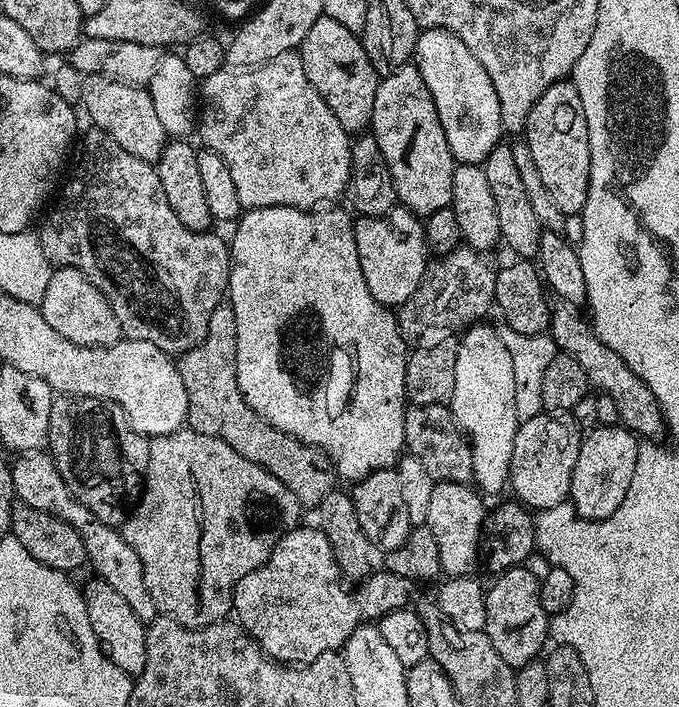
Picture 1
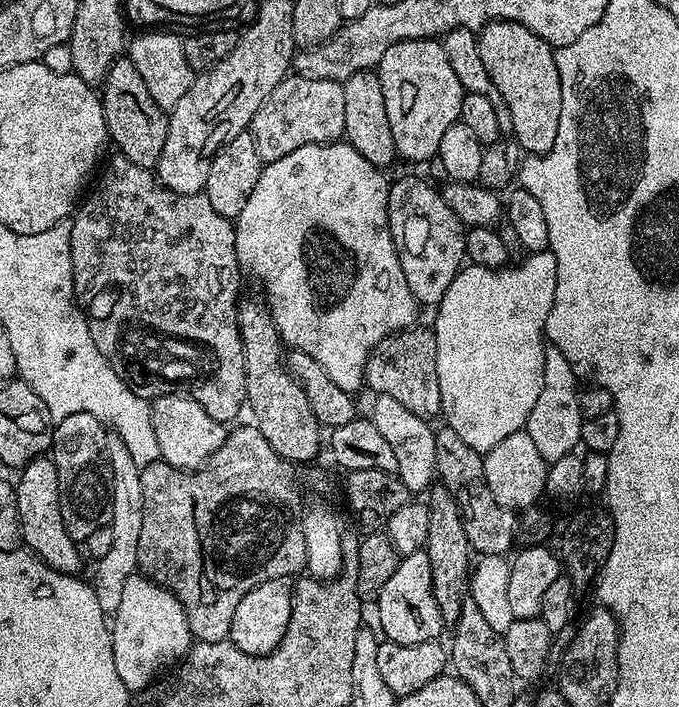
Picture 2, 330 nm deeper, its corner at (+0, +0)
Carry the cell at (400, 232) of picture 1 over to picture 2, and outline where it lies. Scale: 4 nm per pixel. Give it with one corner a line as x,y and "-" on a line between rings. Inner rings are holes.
400,176
388,185
388,225
398,262
402,262
402,274
406,274
414,298
421,305
439,305
466,260
465,224
446,206
435,183
416,176

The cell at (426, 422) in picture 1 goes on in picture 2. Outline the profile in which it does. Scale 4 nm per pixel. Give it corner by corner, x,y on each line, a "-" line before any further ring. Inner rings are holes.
437,427
435,433
436,474
439,483
444,484
446,490
454,494
454,502
458,502
468,545
472,547
473,553
480,556
486,554
503,556
511,553
516,532
518,536
518,516
513,509
498,506
498,502
494,502
494,494
490,494
490,486
486,486
483,455
466,446
466,442
462,442
462,438
458,438
458,434
454,434
454,430
450,427

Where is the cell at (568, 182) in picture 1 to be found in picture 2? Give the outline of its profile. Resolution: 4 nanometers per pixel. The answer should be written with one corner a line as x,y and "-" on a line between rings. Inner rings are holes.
491,20
485,28
478,32
478,50
482,54
482,62
498,91
510,106
512,119
511,135
520,144
521,149
528,154
543,154
554,146
558,138
558,122
562,118
562,82
558,78
556,53
534,30
514,22
513,20

